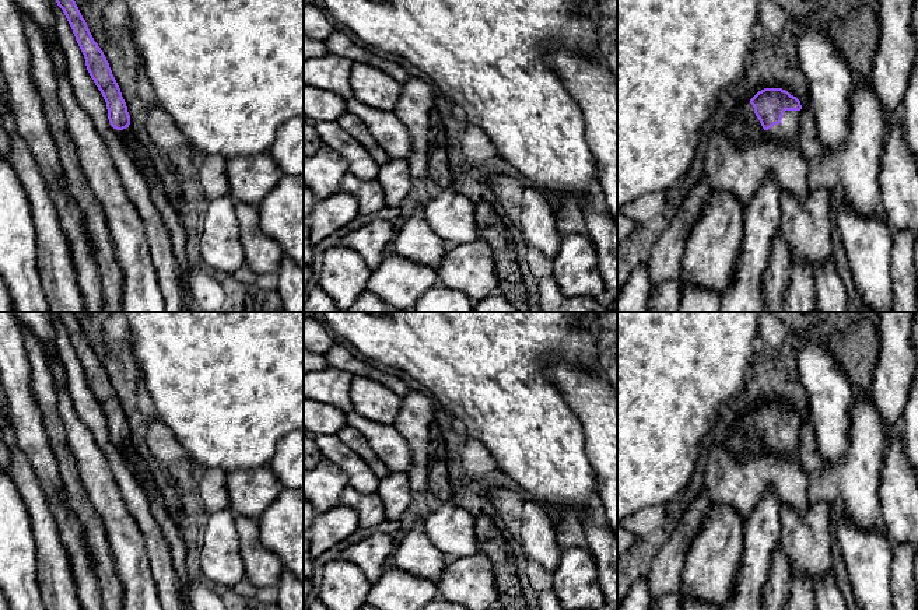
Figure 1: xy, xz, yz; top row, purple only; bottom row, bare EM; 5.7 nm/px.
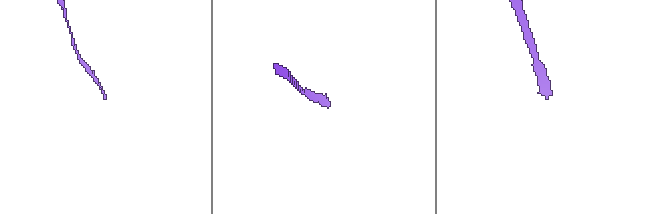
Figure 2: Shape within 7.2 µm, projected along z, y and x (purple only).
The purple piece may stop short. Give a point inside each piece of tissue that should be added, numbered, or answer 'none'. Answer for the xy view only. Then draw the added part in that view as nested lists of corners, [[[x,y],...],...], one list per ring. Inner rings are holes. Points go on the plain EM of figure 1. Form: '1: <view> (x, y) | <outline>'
1: xy (126, 449) | [[[126,441],[123,444],[116,444],[116,442],[113,442],[113,444],[119,448],[122,456],[129,462],[129,464],[132,463],[132,460],[134,458],[139,456],[139,453],[134,451],[134,448],[132,446],[132,444],[129,441]]]

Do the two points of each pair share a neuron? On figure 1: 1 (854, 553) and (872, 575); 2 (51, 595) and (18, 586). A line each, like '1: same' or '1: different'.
1: same
2: different

